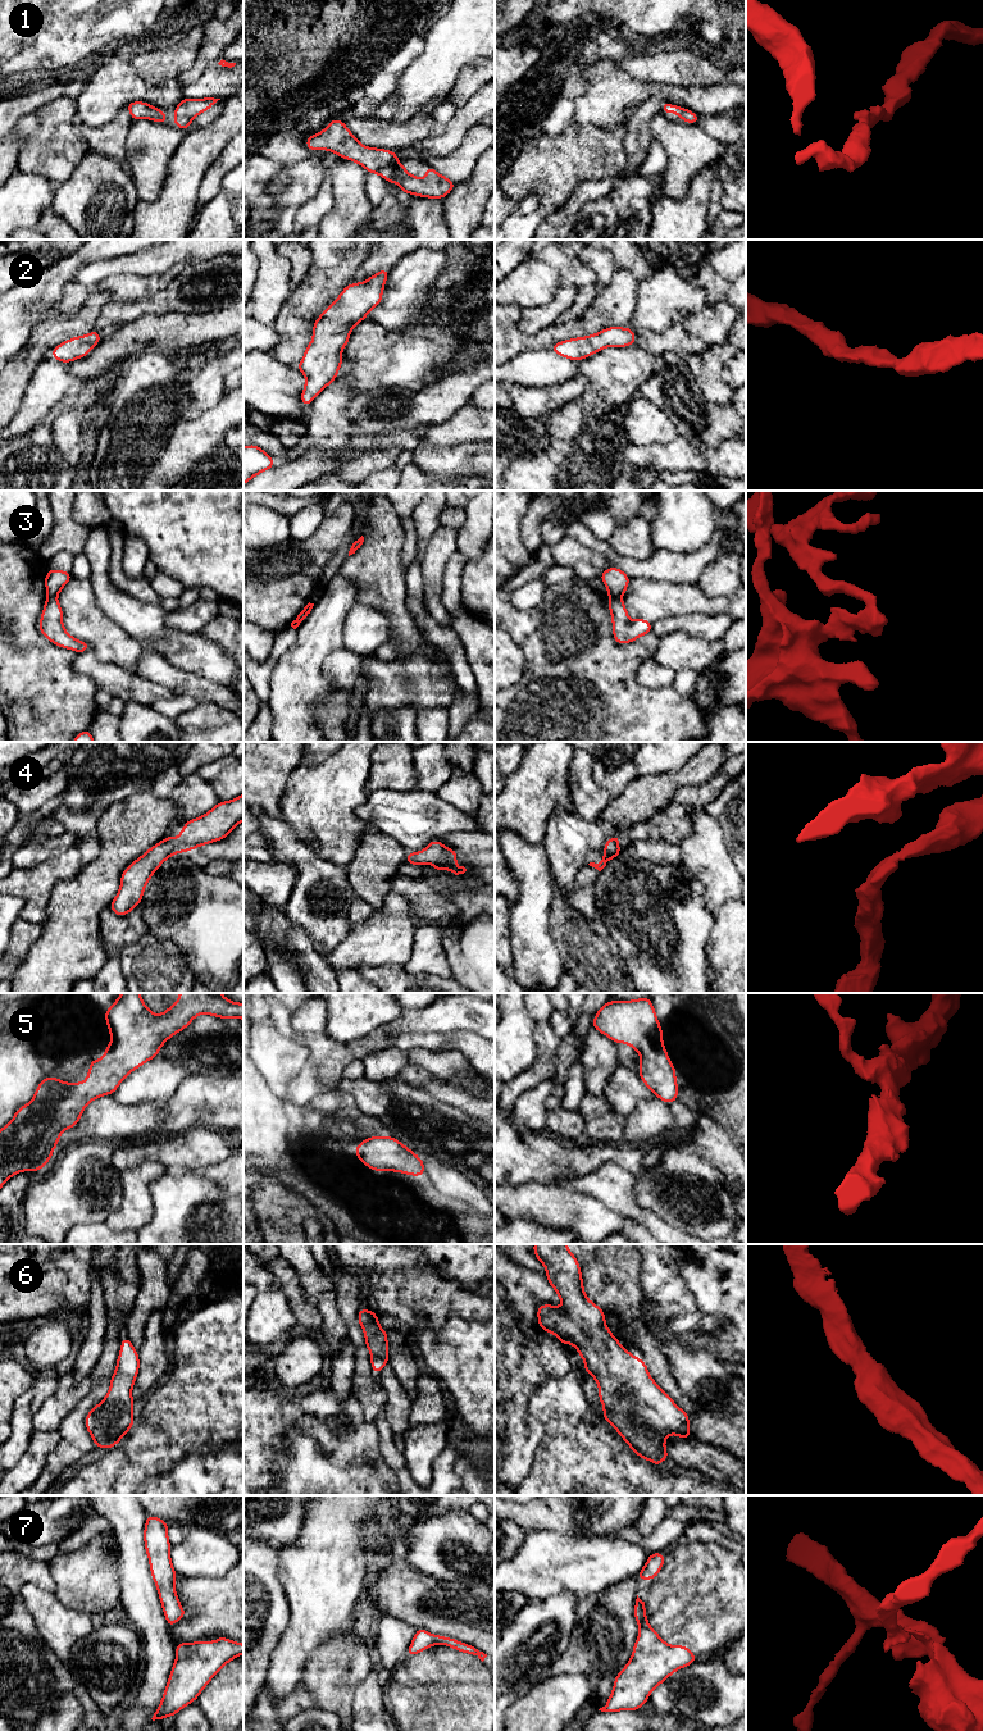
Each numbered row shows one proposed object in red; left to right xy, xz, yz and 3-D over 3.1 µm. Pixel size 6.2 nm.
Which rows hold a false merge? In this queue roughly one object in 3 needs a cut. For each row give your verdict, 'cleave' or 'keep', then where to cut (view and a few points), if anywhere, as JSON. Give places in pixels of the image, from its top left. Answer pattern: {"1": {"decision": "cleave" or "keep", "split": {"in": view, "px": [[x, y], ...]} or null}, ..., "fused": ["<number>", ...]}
{"1": {"decision": "keep", "split": null}, "2": {"decision": "keep", "split": null}, "3": {"decision": "cleave", "split": {"in": "yz", "px": [[609, 596], [619, 597]]}}, "4": {"decision": "keep", "split": null}, "5": {"decision": "keep", "split": null}, "6": {"decision": "keep", "split": null}, "7": {"decision": "keep", "split": null}, "fused": ["3"]}

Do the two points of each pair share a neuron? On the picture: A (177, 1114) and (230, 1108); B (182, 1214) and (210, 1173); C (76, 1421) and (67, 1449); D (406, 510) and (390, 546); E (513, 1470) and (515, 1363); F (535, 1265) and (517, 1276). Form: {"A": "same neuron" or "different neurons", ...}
{"A": "same neuron", "B": "different neurons", "C": "same neuron", "D": "different neurons", "E": "same neuron", "F": "different neurons"}

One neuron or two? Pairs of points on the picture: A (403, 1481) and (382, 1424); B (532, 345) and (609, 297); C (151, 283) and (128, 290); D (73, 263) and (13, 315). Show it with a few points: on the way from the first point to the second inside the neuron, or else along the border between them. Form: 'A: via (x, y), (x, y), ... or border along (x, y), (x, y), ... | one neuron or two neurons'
A: via (397, 1467), (386, 1438) | one neuron
B: via (553, 335), (581, 328), (592, 318) | one neuron
C: via (146, 287), (133, 287) | one neuron
D: via (58, 278), (46, 292), (39, 292), (27, 303) | one neuron

